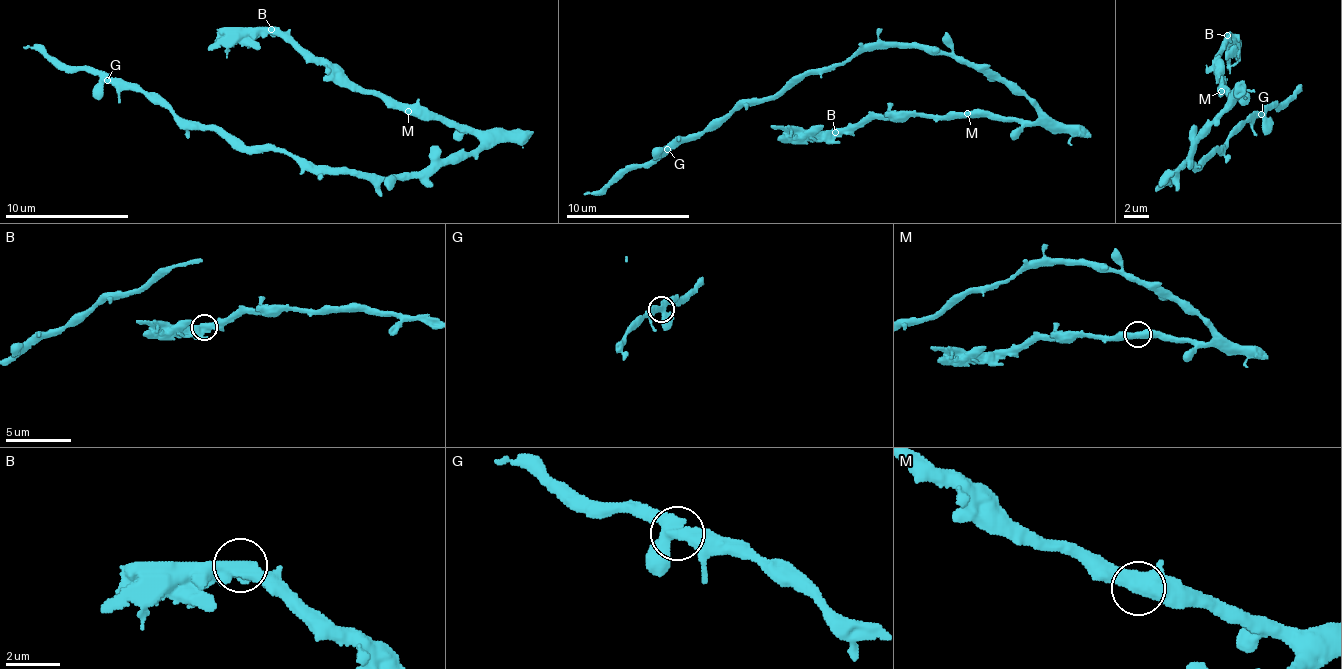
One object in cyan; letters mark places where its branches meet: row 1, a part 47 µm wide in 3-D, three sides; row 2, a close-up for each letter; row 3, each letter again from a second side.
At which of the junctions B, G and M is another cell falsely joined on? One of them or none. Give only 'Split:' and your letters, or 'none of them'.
Split: B

